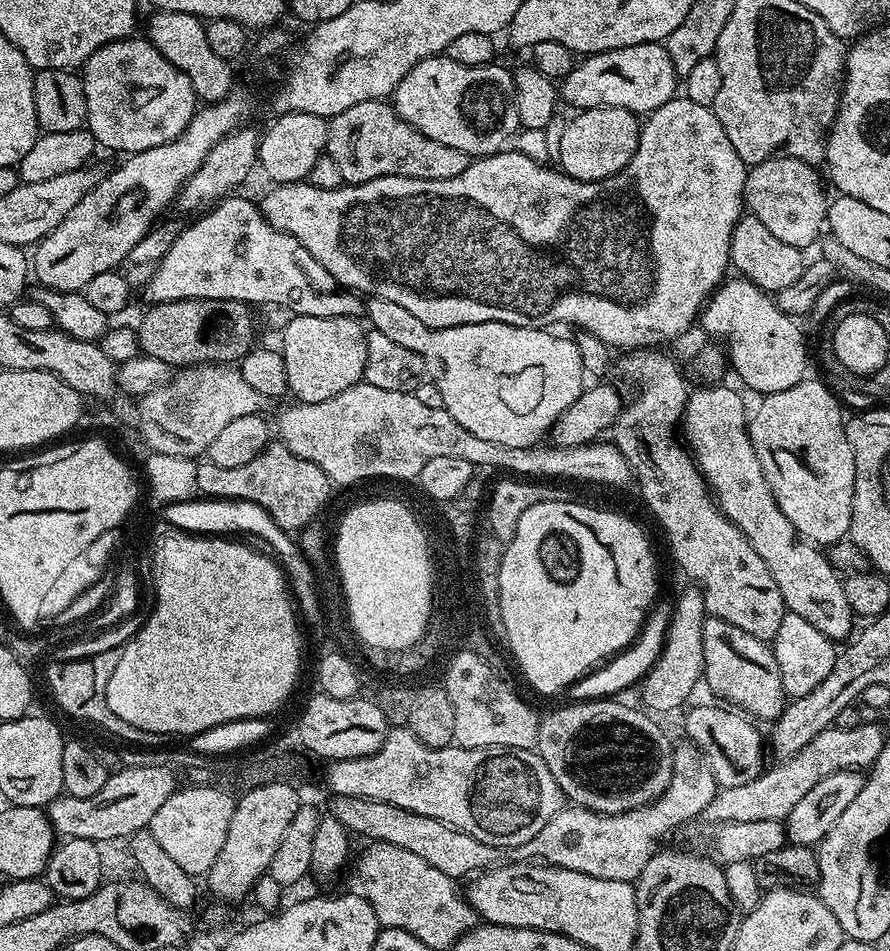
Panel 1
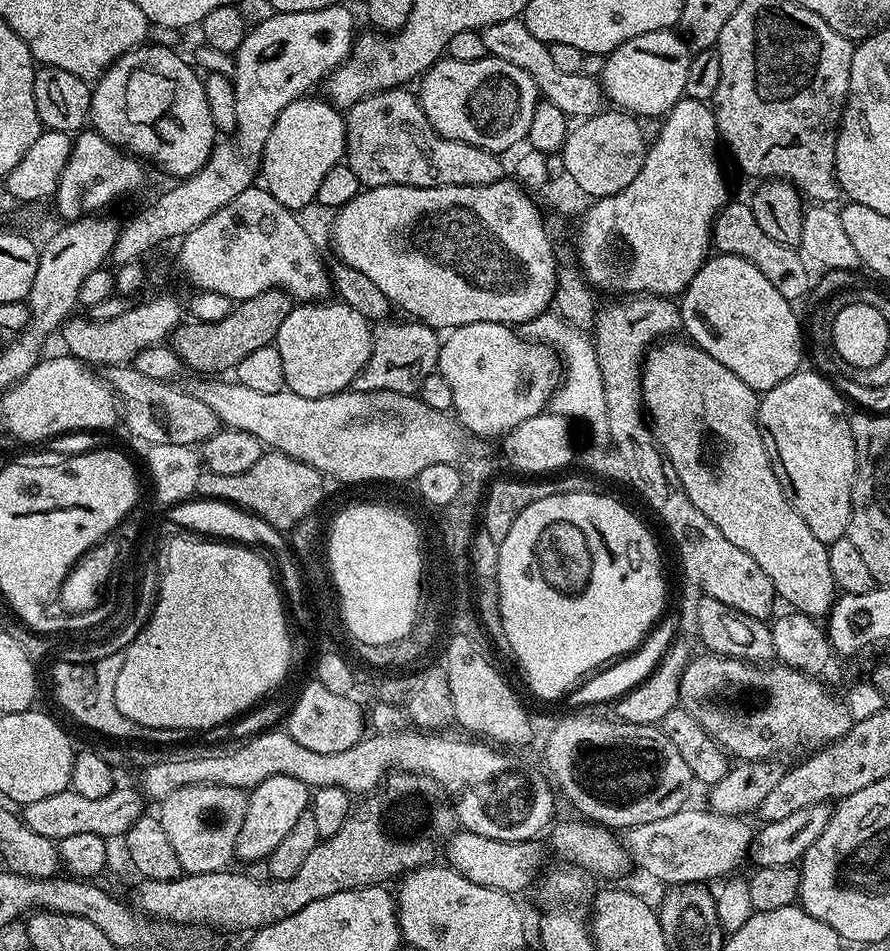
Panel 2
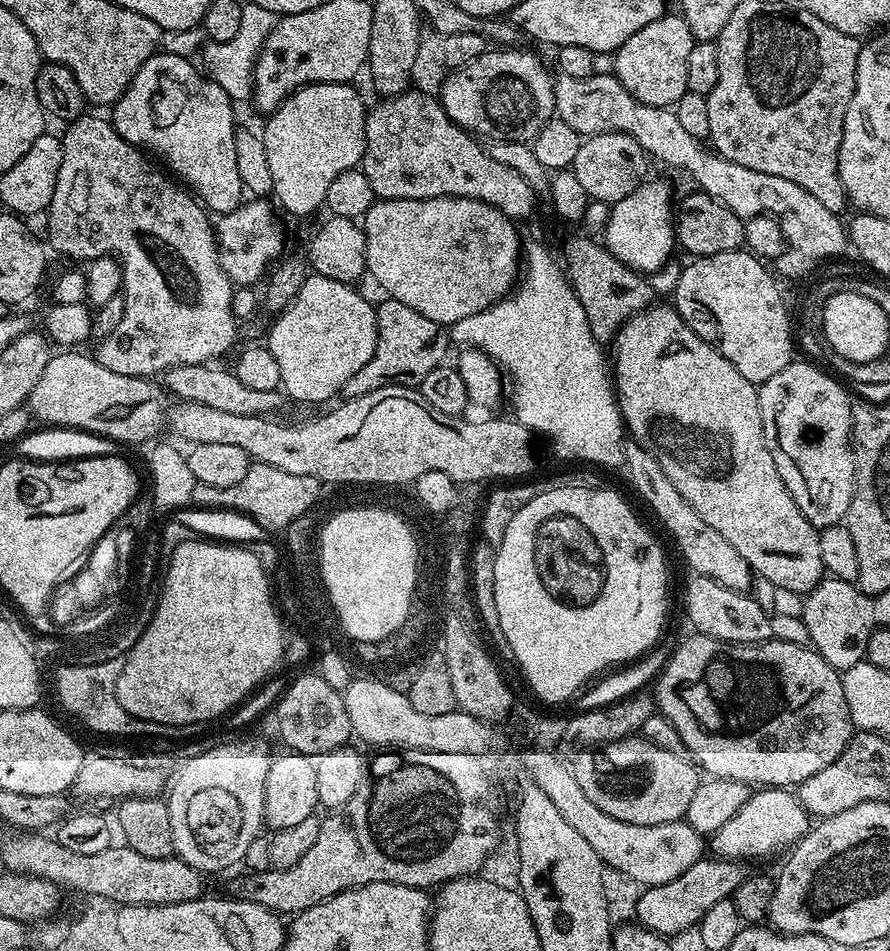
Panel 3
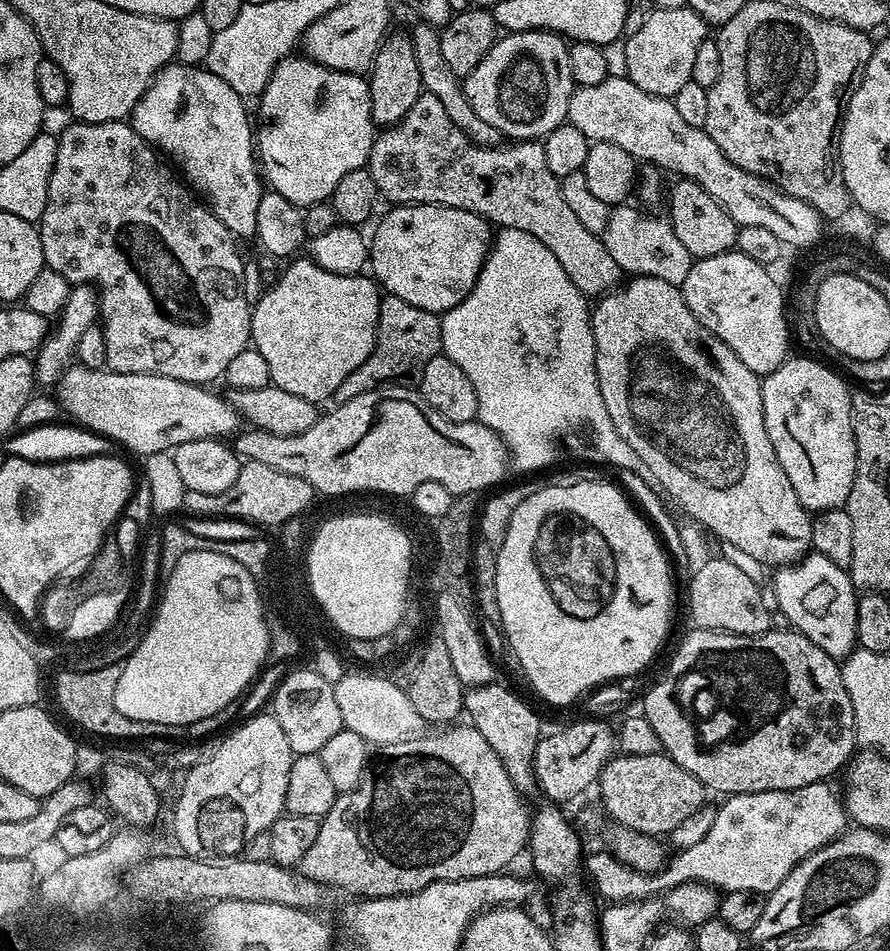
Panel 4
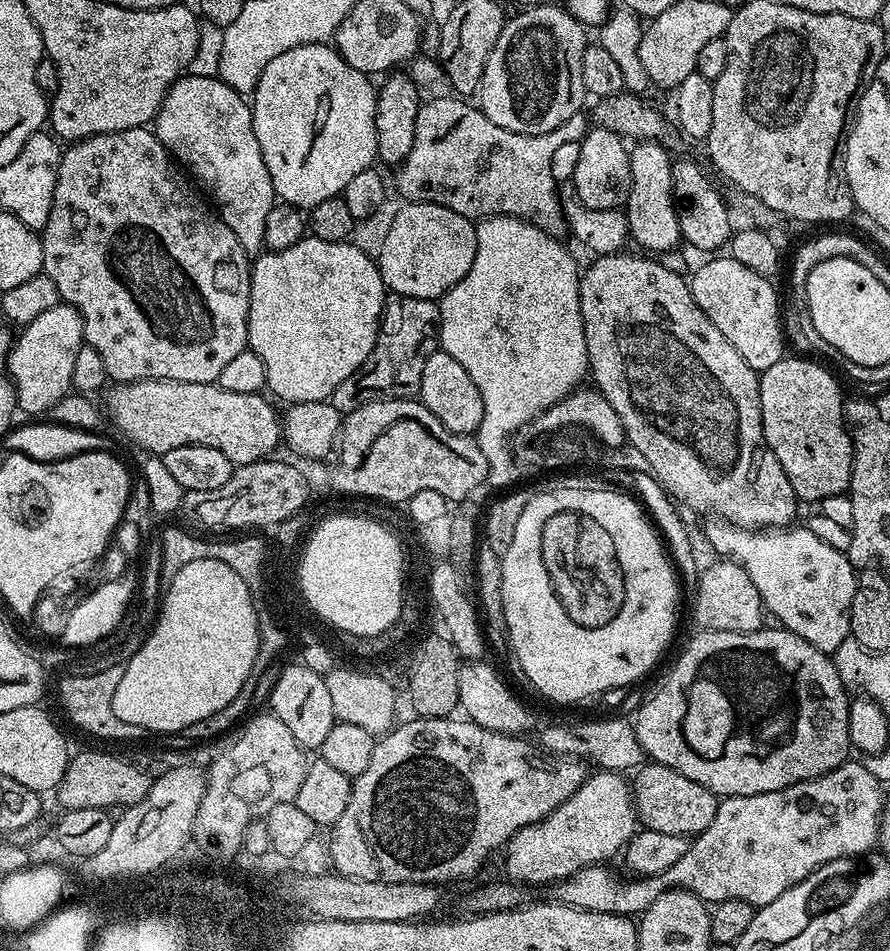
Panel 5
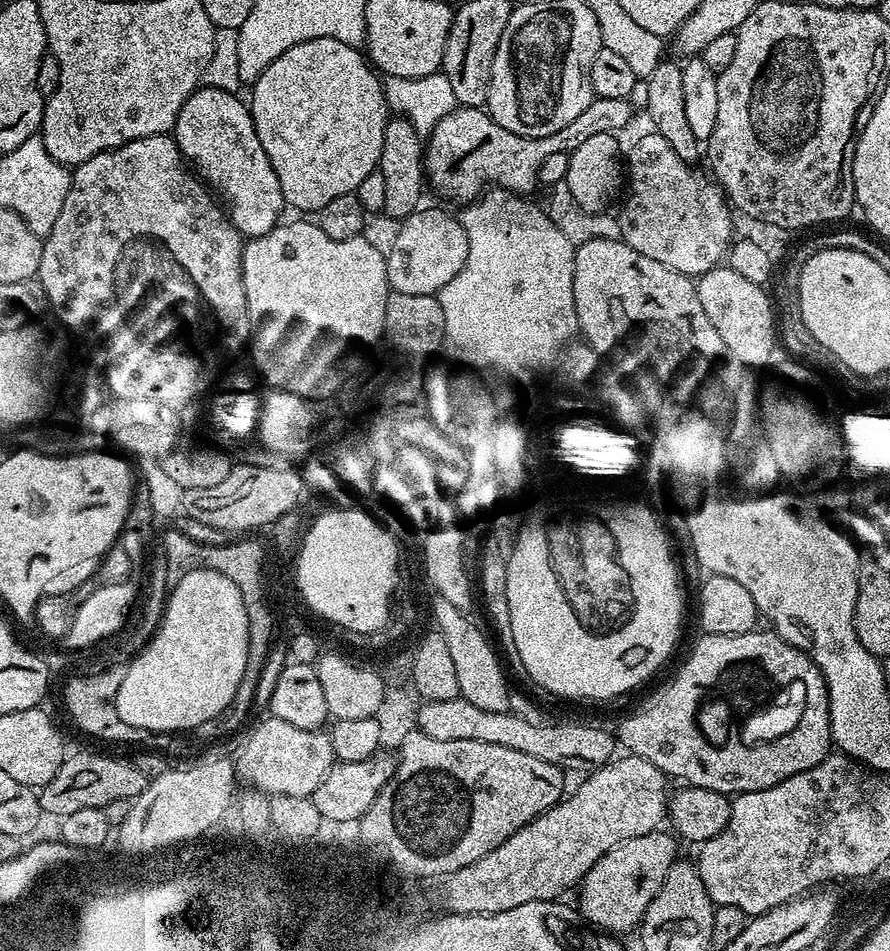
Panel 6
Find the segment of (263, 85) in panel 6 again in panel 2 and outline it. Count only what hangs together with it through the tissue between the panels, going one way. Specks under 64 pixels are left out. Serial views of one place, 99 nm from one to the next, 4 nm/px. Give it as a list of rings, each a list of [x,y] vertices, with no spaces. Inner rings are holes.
[[[312,99],[290,102],[290,106],[278,114],[278,122],[274,122],[274,130],[270,130],[270,138],[266,138],[264,147],[263,187],[271,196],[278,198],[282,206],[293,210],[301,210],[315,201],[322,178],[326,178],[327,171],[334,170],[334,166],[346,156],[341,109],[327,99]]]

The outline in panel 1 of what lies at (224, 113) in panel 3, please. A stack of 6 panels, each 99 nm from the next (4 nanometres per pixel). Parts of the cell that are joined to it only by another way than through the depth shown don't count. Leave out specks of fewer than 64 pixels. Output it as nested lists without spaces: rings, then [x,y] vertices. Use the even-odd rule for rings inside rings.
[[[136,39],[115,40],[94,50],[82,69],[88,111],[86,127],[101,149],[124,152],[120,154],[141,152],[162,146],[166,142],[174,142],[174,138],[178,138],[182,130],[186,130],[186,126],[192,121],[192,115],[198,111],[198,101],[194,86],[190,86],[190,78],[186,78],[186,74],[178,70],[178,66],[166,62],[166,58],[152,45],[151,40]]]

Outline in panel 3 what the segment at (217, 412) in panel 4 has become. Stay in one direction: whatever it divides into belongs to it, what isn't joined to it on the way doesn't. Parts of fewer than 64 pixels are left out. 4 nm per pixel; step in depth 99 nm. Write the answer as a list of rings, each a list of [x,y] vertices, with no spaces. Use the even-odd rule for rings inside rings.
[[[60,350],[46,362],[46,370],[42,370],[42,378],[38,378],[38,386],[28,396],[27,407],[33,417],[44,426],[58,428],[77,428],[93,432],[100,436],[115,440],[118,445],[140,444],[143,440],[151,441],[156,431],[166,424],[166,392],[155,379],[142,376],[114,374],[114,370],[106,370],[91,355],[83,356],[80,350]]]

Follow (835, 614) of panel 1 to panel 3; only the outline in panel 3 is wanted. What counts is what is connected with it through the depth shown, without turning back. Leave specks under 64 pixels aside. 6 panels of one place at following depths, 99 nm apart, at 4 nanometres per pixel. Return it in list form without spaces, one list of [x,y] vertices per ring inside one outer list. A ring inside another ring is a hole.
[[[653,303],[630,317],[616,333],[615,348],[614,387],[627,435],[635,443],[647,445],[652,457],[666,470],[666,478],[674,482],[678,494],[690,502],[698,518],[706,526],[714,526],[746,558],[759,579],[761,576],[788,592],[811,592],[826,576],[822,554],[818,554],[820,534],[798,510],[798,502],[794,502],[782,474],[778,474],[778,466],[774,466],[774,454],[770,454],[764,437],[757,385],[742,378],[710,342],[698,338],[671,303]]]

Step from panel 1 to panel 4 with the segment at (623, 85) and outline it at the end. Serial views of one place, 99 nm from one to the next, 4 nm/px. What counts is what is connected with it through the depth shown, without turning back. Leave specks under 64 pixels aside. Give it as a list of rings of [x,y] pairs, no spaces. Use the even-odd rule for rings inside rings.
[[[656,8],[636,28],[632,37],[623,41],[626,50],[627,78],[646,90],[646,94],[674,98],[682,86],[692,79],[698,46],[709,39],[710,25],[692,8]]]

